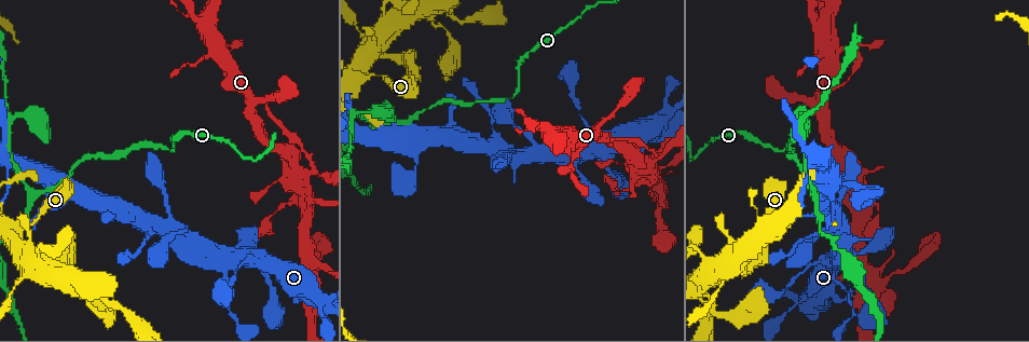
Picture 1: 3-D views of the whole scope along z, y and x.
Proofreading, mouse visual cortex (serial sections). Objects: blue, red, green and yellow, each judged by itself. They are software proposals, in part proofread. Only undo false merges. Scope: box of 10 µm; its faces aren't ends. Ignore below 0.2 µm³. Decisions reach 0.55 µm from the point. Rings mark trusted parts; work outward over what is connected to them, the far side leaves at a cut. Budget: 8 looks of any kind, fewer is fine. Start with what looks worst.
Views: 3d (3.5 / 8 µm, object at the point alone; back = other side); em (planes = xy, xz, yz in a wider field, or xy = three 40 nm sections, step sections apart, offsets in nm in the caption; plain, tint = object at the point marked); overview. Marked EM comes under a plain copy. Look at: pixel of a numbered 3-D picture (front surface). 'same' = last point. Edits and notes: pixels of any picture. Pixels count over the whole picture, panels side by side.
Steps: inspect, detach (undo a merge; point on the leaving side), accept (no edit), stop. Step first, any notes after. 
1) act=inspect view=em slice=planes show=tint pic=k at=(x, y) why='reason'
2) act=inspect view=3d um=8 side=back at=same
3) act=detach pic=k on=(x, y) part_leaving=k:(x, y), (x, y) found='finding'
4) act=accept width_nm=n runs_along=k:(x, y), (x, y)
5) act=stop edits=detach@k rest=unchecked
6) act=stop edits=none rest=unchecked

act=inspect view=3d um=3.5 side=back pic=1 at=(801, 114) why='abrupt turn'

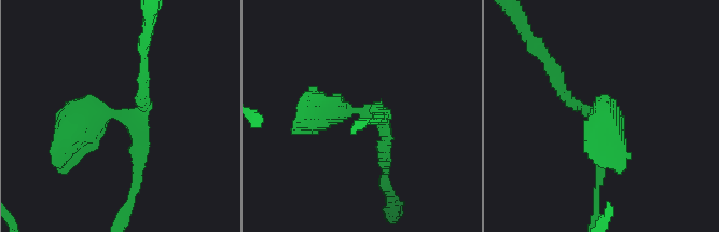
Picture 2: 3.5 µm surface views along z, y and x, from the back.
act=inspect view=em slice=xy step=3 show=tint pic=2 at=(354, 108) why='shape alone is not enough'

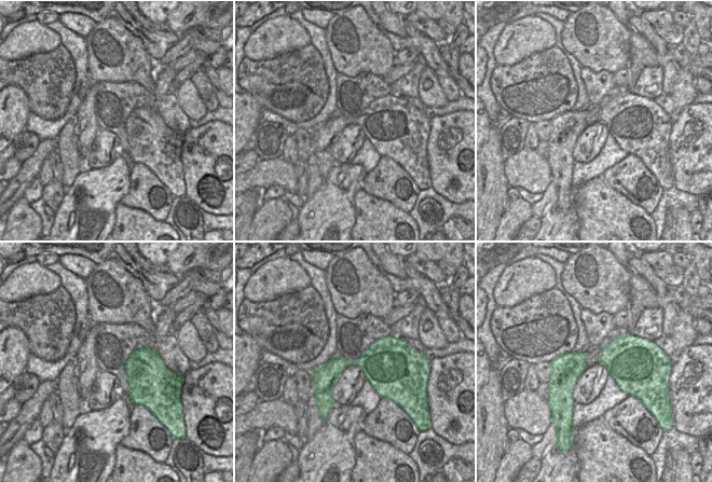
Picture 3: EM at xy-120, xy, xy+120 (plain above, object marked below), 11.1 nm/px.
act=accept width_nm=380 runs_along=2:(138, 171), (122, 114), (92, 114), (65, 158) found='continuous, no second cell'

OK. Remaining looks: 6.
act=inspect view=3d um=3.5 pic=1 at=(639, 164) why='branch point'

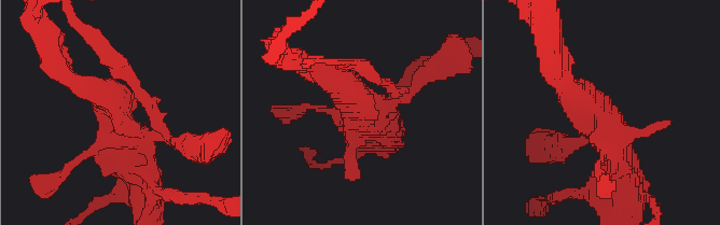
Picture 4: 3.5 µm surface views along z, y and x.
act=inspect view=em slice=xy step=1 show=tint pic=4 at=(119, 129)

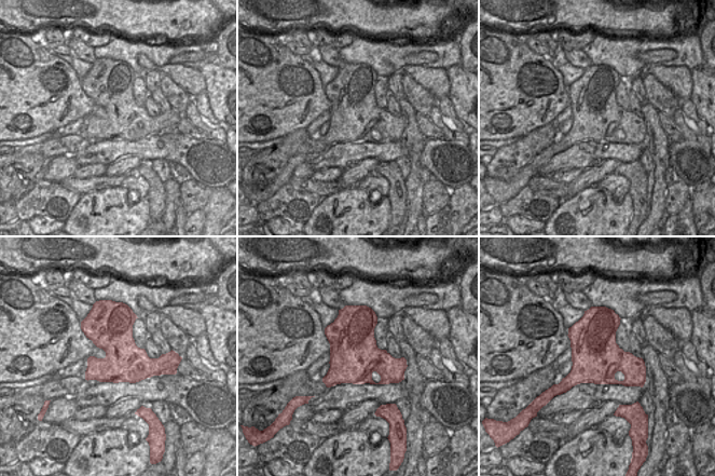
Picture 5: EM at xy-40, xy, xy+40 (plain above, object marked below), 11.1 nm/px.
act=accept runs_along=4:(83, 87), (116, 103), (147, 186) found='one cell here'

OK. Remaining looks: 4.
act=inspect view=3d um=8 pic=1 at=(312, 320)

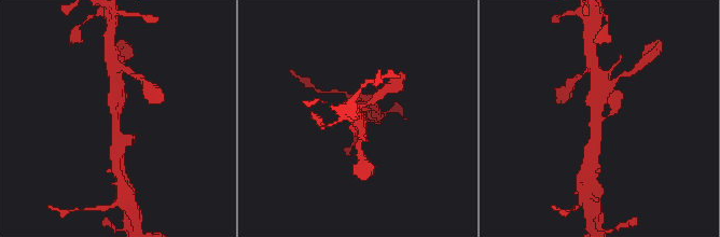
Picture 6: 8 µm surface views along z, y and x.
act=inspect view=3d um=3.5 at=same why='zoom in'

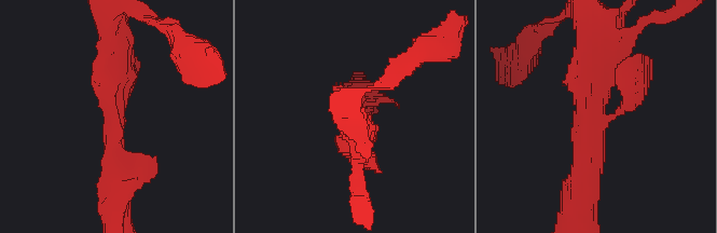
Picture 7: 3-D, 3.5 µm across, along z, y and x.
act=inspect view=em slice=xy step=1 show=tint pic=7 at=(616, 112)

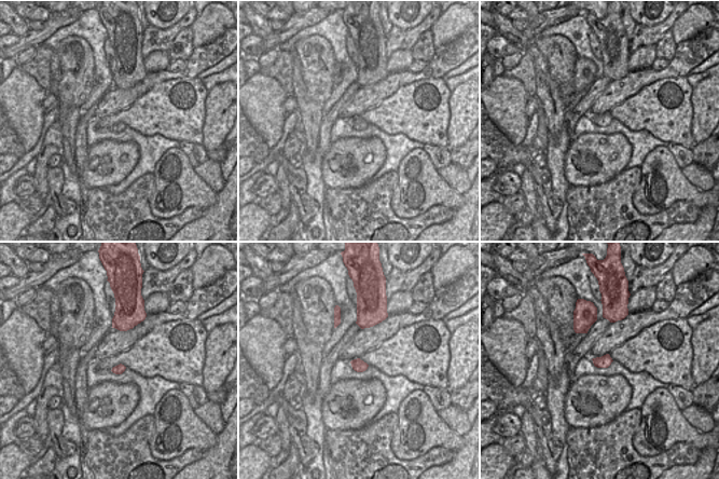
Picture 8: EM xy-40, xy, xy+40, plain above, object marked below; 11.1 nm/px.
act=accept runs_along=7:(122, 69), (109, 76), (109, 112) found='all the same cell'

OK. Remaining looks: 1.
act=stop edits=none rest=unchecked

